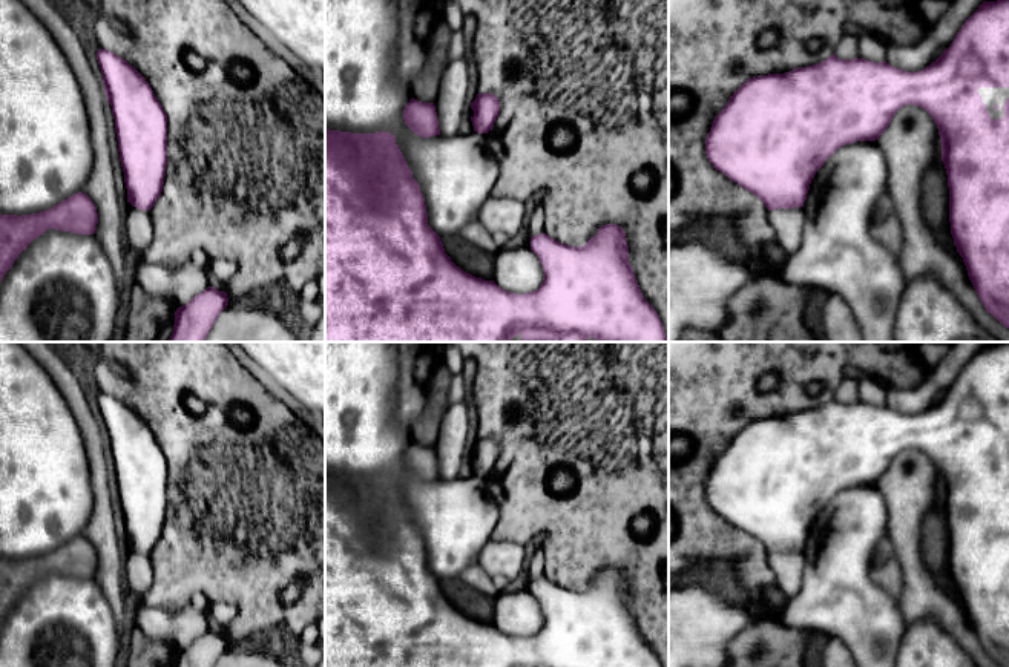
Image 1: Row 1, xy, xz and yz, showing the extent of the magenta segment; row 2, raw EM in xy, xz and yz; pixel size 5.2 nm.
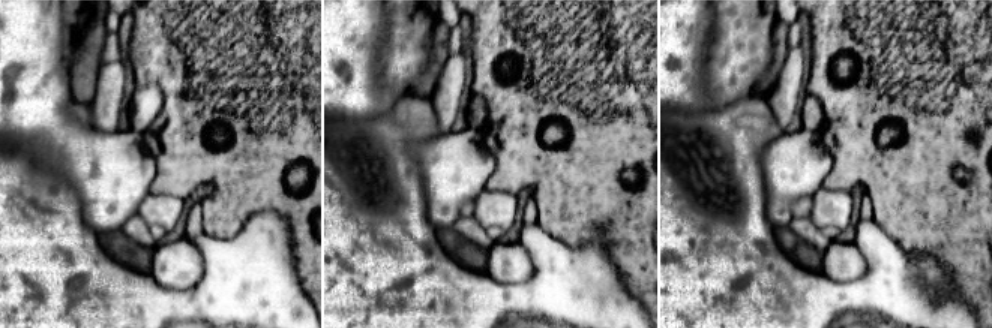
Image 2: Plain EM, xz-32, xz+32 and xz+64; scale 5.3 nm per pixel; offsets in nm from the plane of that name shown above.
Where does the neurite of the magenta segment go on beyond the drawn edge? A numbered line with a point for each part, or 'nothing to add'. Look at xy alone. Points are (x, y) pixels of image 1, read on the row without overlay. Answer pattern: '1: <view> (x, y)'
nothing to add

